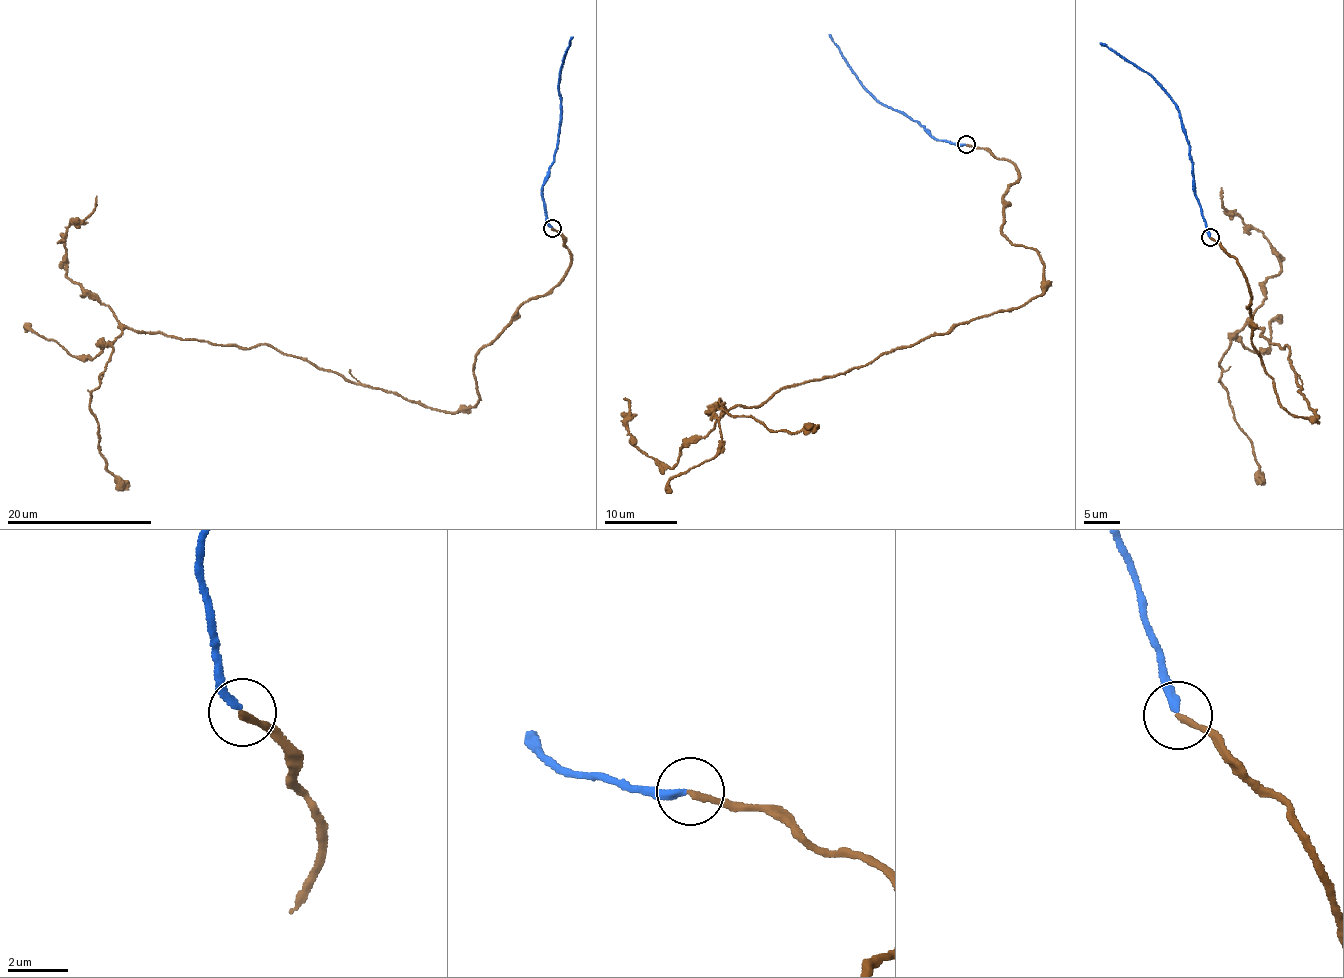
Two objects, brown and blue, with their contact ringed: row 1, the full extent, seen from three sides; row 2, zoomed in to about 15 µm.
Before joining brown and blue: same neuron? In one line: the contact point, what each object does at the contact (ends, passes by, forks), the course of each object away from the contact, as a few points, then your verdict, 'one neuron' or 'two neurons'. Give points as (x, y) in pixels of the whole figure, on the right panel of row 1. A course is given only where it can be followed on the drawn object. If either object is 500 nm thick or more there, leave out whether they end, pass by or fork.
place (1210, 237); brown ends; blue ends; course brown (1210, 237), (1243, 272), (1277, 402), (1317, 421), (1288, 345), (1248, 325), (1280, 254), (1228, 216), (1221, 188); course blue (1210, 237), (1196, 197), (1193, 168), (1177, 105), (1146, 72), (1099, 42); one neuron

